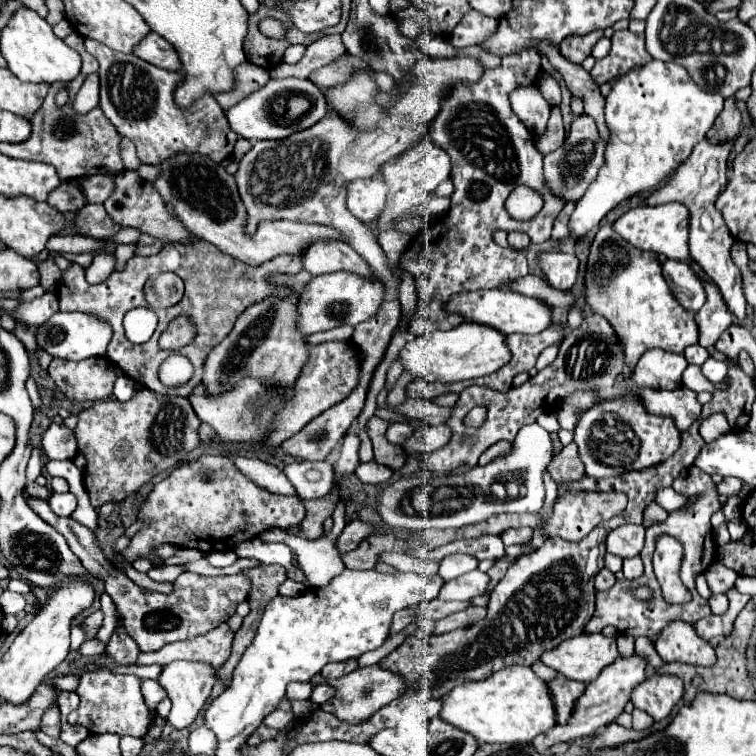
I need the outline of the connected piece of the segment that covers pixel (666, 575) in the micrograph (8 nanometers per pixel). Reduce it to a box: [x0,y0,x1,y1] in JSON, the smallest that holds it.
[652,535,690,603]

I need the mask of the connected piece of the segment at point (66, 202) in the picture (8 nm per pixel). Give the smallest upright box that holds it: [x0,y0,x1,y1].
[46,181,86,213]

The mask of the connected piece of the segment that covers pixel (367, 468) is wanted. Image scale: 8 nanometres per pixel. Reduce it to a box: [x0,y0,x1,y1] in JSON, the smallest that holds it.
[356,461,392,483]

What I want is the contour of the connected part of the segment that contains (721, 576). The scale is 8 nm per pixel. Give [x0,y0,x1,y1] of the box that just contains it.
[706,563,738,593]

